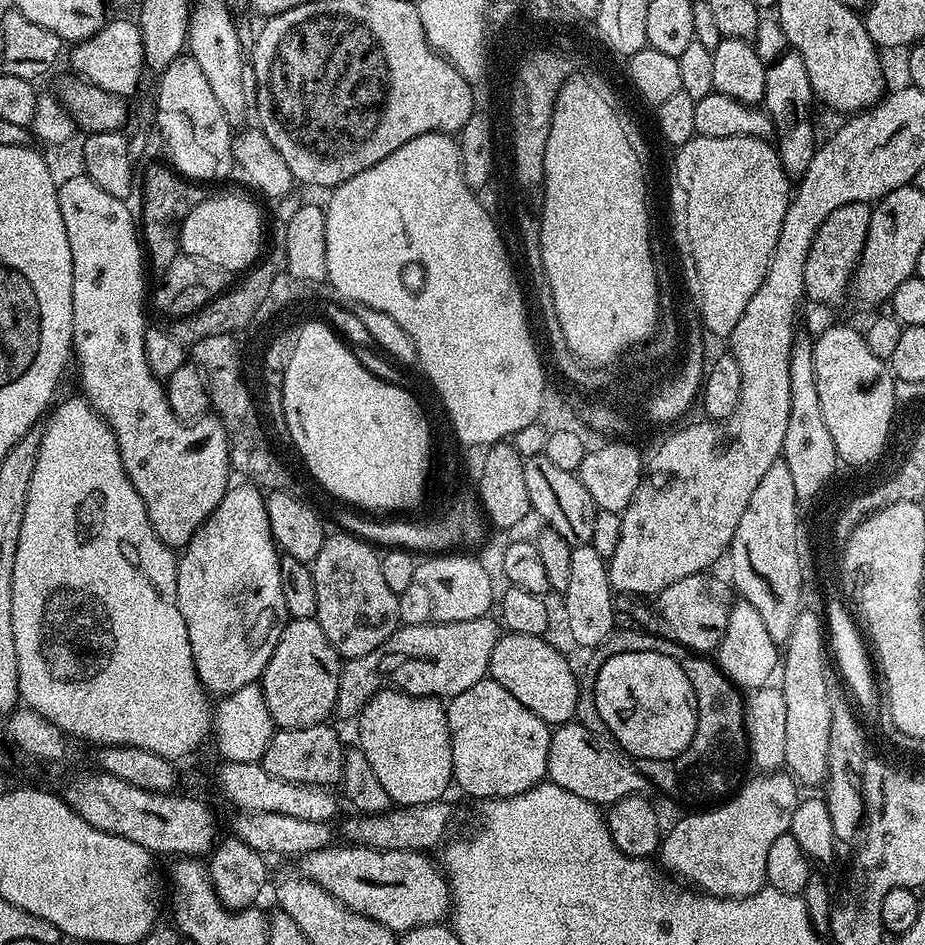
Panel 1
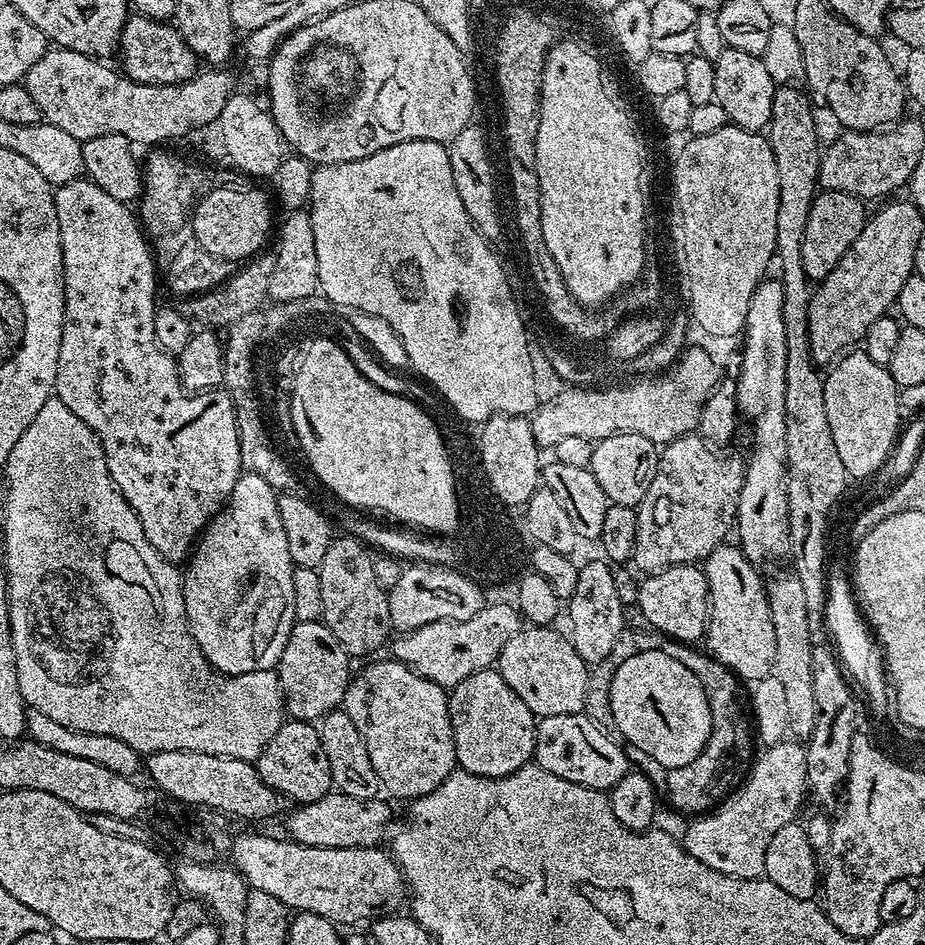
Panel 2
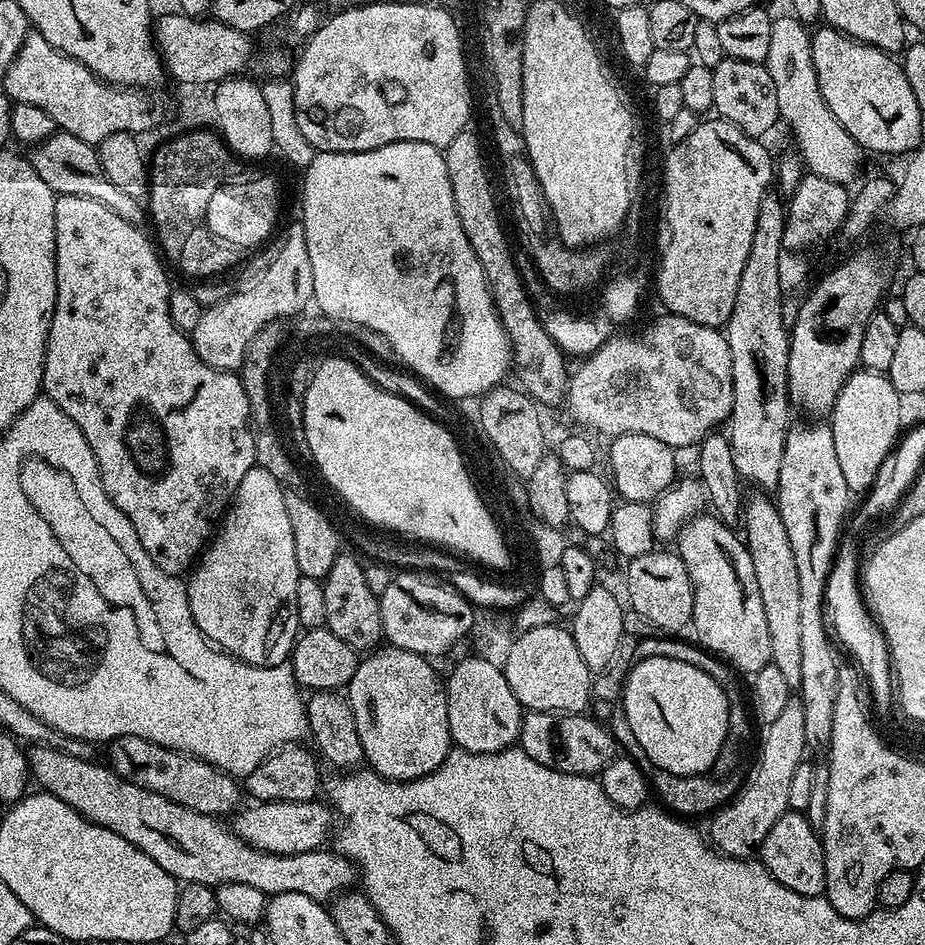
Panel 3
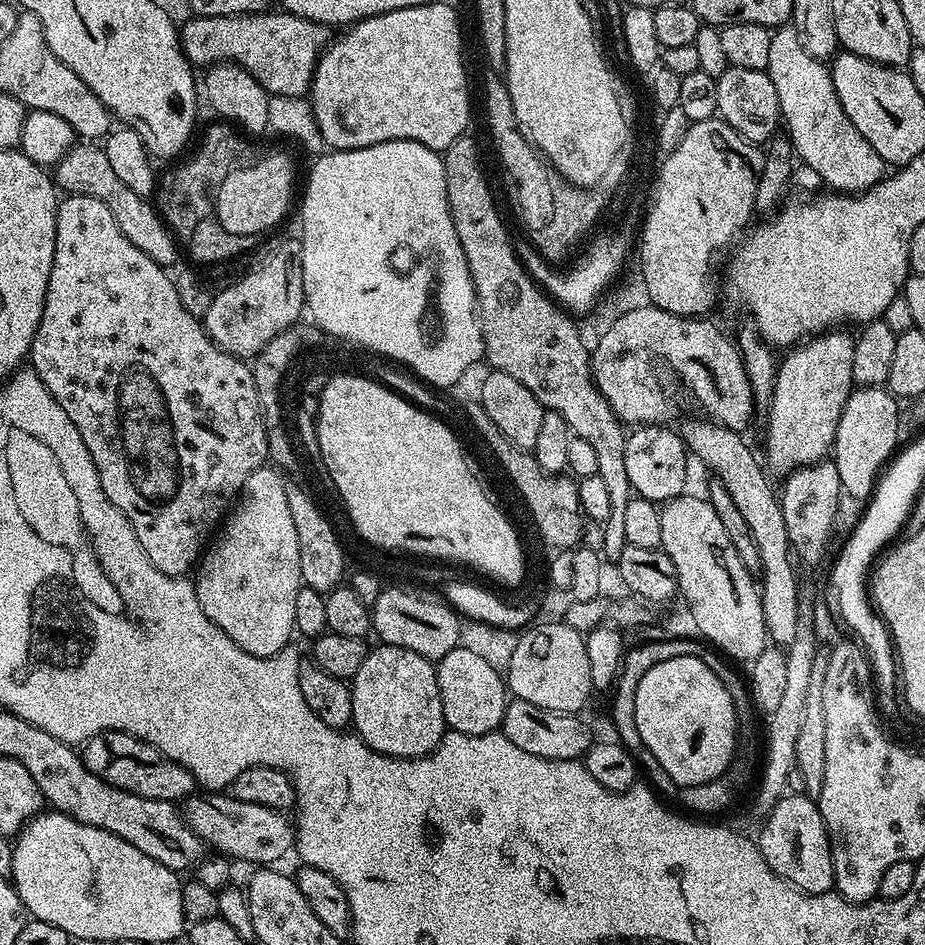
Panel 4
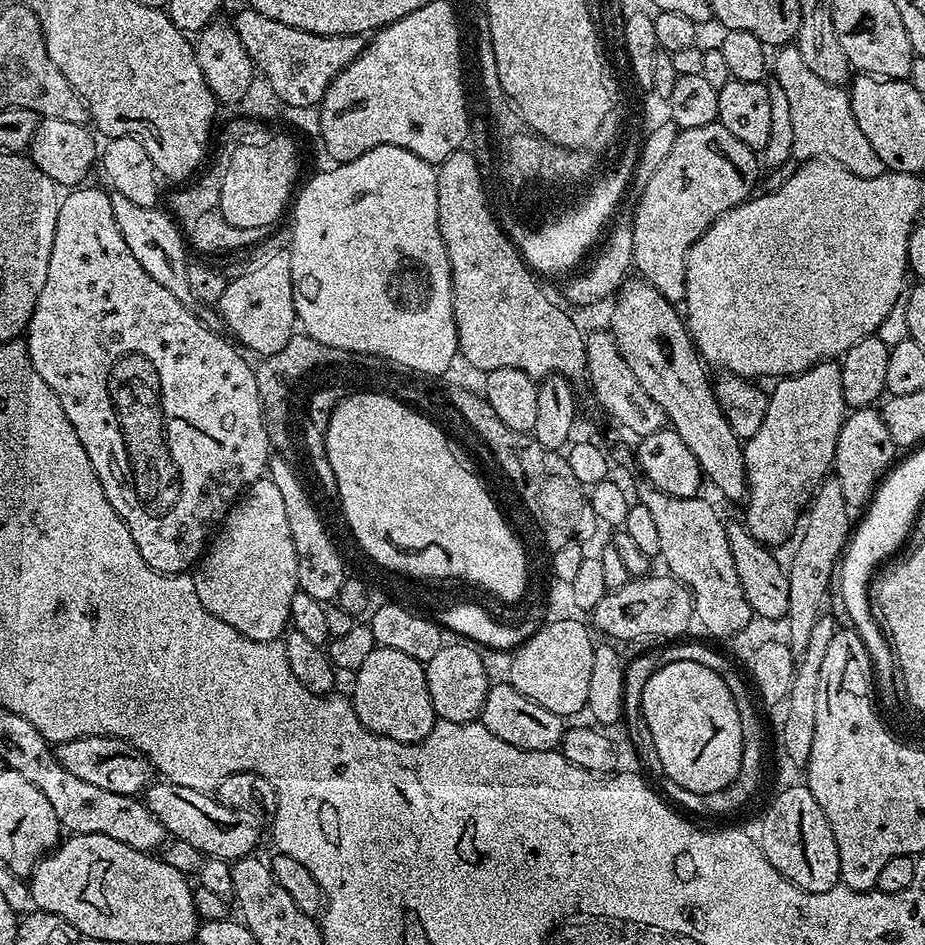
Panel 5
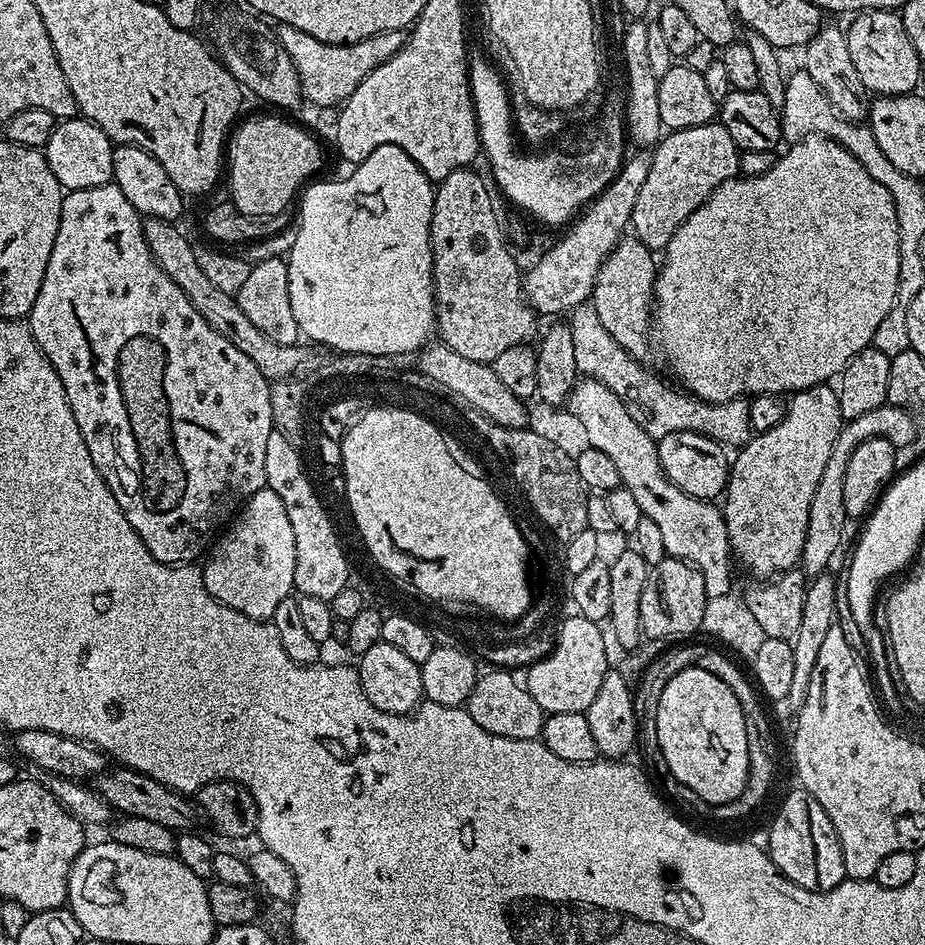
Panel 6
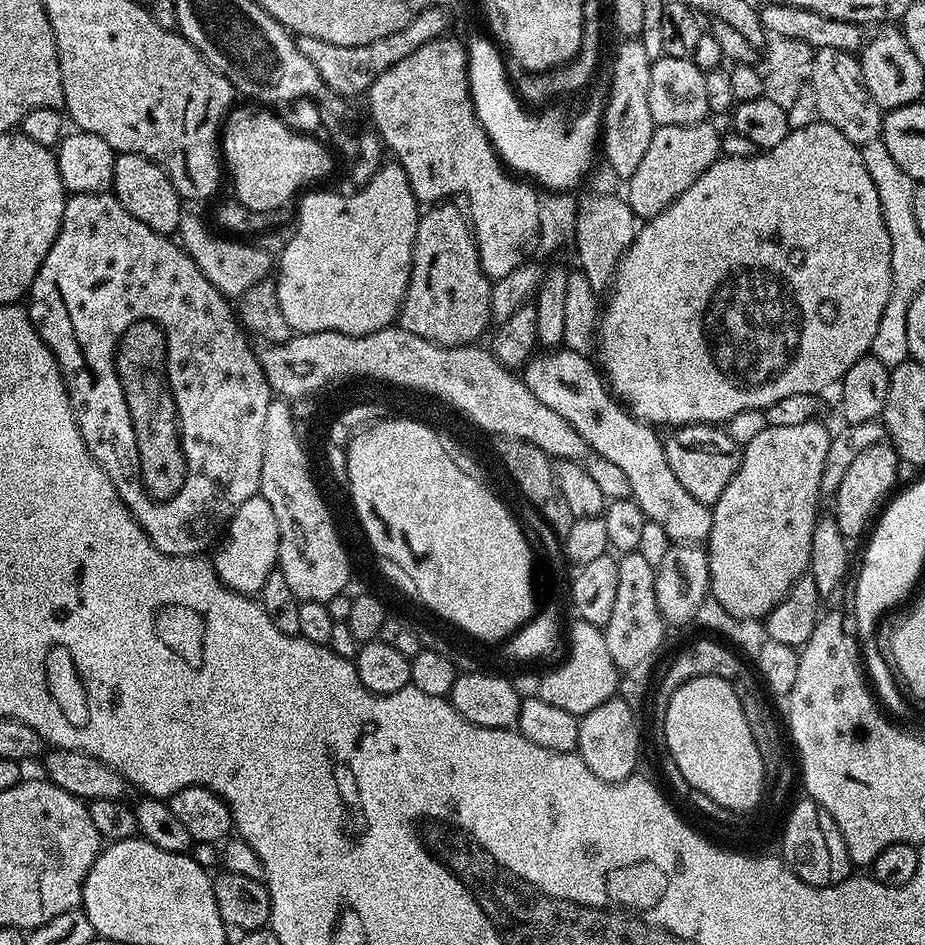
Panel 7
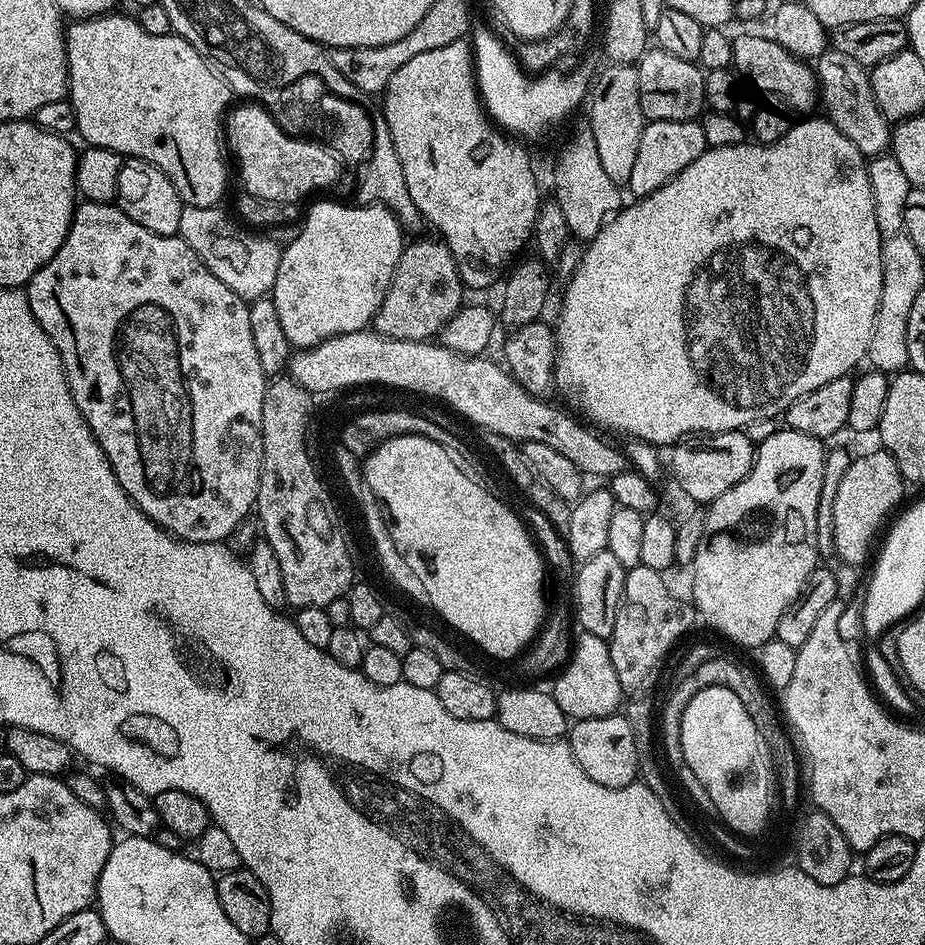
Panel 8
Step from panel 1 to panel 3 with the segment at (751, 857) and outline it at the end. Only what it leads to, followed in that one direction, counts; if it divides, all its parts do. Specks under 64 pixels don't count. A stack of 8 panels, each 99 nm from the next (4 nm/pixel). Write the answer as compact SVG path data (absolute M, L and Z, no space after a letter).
M790 702L774 722L770 722L764 729L764 737L760 740L760 753L756 756L756 761L752 764L752 769L748 772L748 777L742 780L742 787L737 791L734 799L725 804L711 817L712 836L710 840L719 851L726 856L739 856L748 858L759 849L760 843L770 834L770 826L778 822L785 812L789 811L792 800L792 783L796 780L796 771L800 768L800 759L808 748L806 742L806 714L804 706L799 702Z

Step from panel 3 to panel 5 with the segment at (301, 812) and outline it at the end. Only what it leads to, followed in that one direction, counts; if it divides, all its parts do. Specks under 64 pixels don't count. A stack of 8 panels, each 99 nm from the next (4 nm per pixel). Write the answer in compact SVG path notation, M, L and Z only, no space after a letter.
M163 778L148 785L142 793L144 804L162 822L169 837L173 840L190 842L194 850L198 850L205 858L213 856L219 860L233 862L244 857L251 857L257 850L260 832L245 818L232 808L222 806L215 795L206 794L204 790L190 790L190 786L178 786Z

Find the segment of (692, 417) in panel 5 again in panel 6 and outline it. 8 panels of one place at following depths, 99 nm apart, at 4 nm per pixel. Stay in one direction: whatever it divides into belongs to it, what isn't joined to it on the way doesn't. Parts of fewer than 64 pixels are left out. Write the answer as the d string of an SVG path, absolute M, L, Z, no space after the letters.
M634 234L621 236L598 270L590 301L610 337L635 358L643 358L648 352L650 305L654 300L658 271L657 261L652 261L652 256L653 249L647 248Z

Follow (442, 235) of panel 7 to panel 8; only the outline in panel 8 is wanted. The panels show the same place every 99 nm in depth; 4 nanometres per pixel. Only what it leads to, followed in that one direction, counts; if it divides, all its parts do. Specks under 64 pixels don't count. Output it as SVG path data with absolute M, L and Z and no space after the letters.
M439 238L405 243L390 286L372 317L371 327L380 336L395 340L431 341L460 311L460 271L447 244Z

